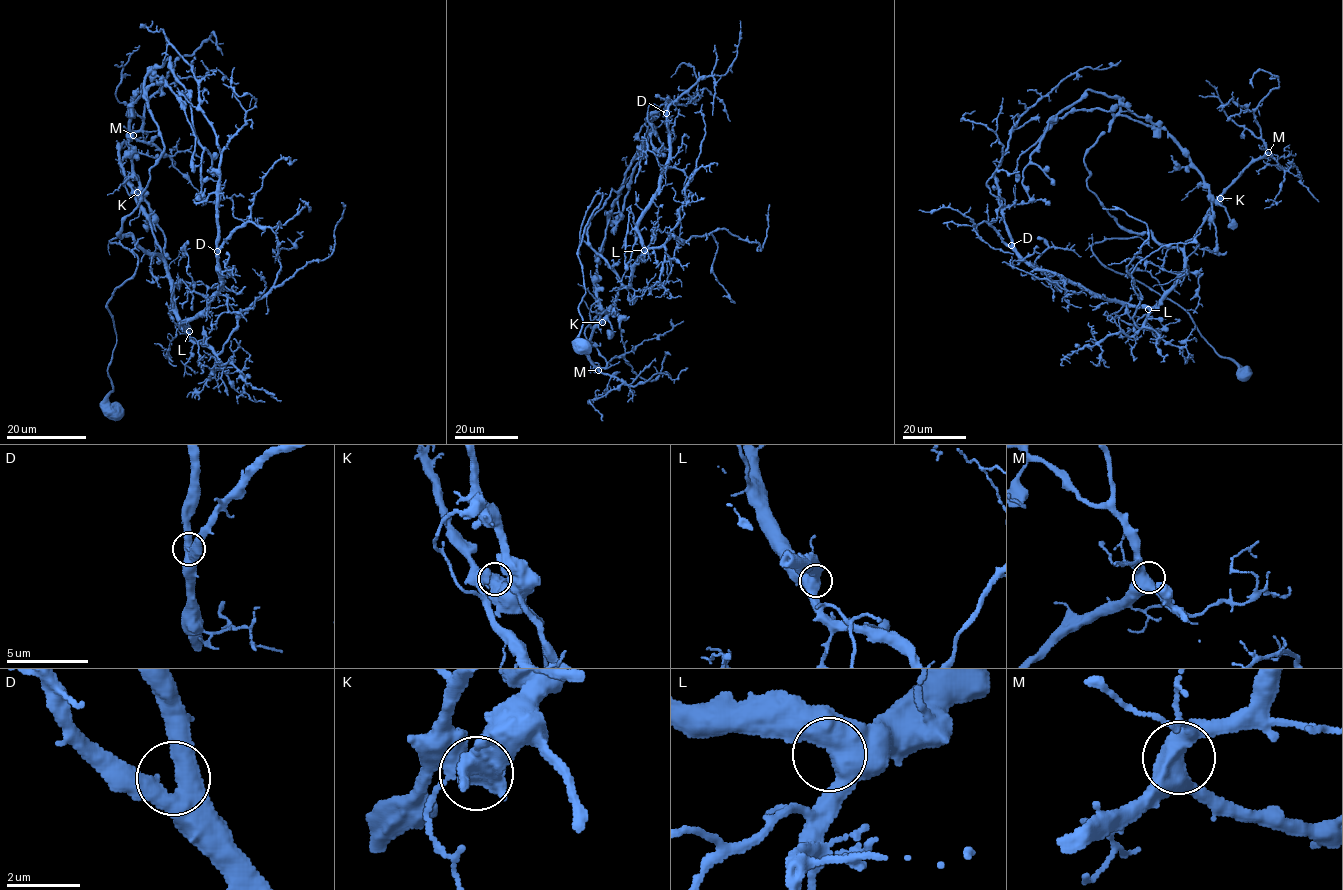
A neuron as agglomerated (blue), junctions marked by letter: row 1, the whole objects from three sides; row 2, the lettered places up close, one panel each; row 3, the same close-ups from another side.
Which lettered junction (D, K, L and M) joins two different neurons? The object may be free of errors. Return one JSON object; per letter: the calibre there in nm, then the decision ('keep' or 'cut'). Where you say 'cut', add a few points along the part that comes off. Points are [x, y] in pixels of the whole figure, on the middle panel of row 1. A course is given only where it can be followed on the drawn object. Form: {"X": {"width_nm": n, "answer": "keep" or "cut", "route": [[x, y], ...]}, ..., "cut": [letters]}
{"D": {"width_nm": 440, "answer": "keep"}, "K": {"width_nm": 460, "answer": "keep"}, "L": {"width_nm": 480, "answer": "keep"}, "M": {"width_nm": 480, "answer": "keep"}, "cut": []}

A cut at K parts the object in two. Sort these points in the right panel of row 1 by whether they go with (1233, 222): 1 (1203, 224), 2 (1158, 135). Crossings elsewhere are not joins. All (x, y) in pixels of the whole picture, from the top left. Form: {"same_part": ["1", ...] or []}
{"same_part": []}

